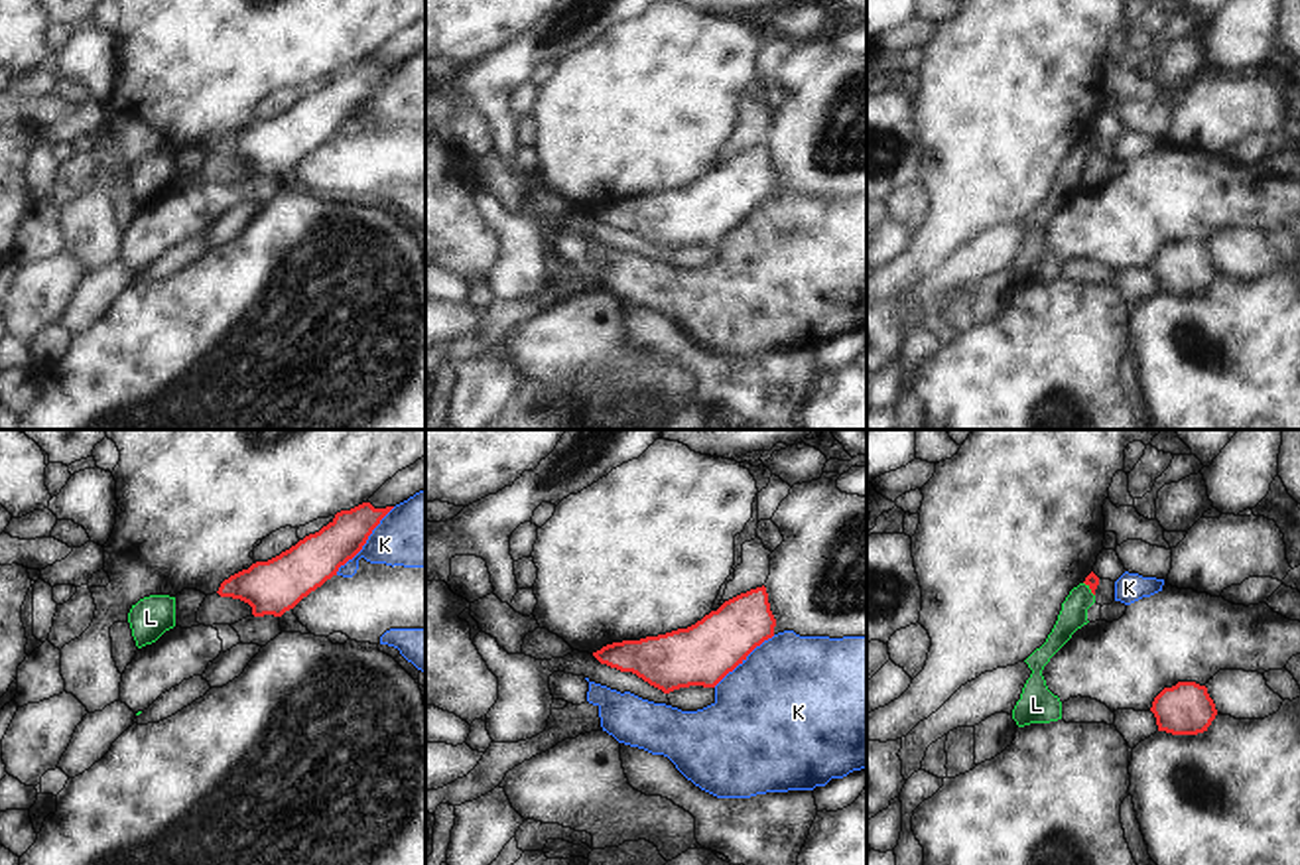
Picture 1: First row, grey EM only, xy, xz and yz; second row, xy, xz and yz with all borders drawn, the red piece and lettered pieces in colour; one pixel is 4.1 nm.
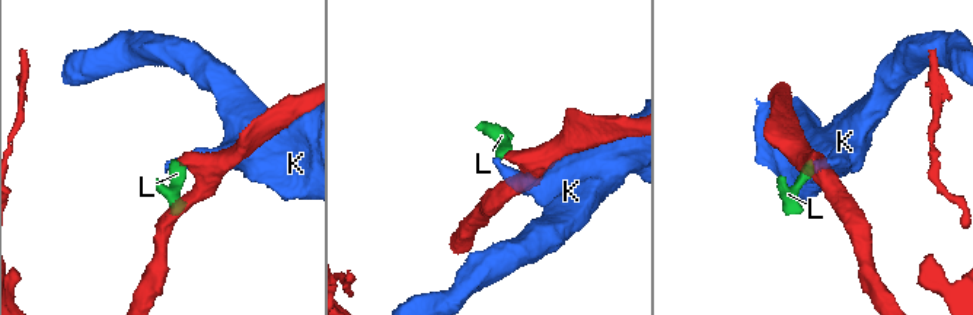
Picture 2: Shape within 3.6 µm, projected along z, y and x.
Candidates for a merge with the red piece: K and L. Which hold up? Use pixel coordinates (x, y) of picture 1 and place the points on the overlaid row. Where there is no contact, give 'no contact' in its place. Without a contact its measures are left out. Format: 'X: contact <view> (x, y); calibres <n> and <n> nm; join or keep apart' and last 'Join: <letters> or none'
K: contact xy (365, 542); calibres 200 and 300 nm; keep apart
L: contact yz (1090, 588); calibres 60 and 110 nm; keep apart
Join: none

